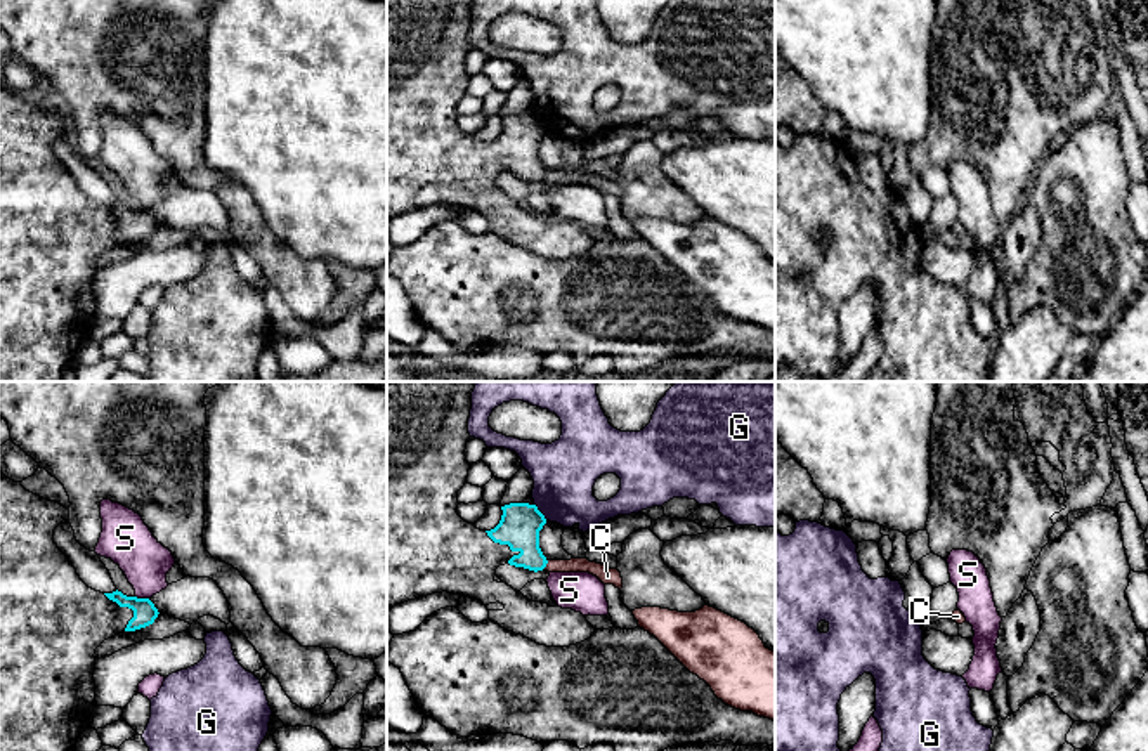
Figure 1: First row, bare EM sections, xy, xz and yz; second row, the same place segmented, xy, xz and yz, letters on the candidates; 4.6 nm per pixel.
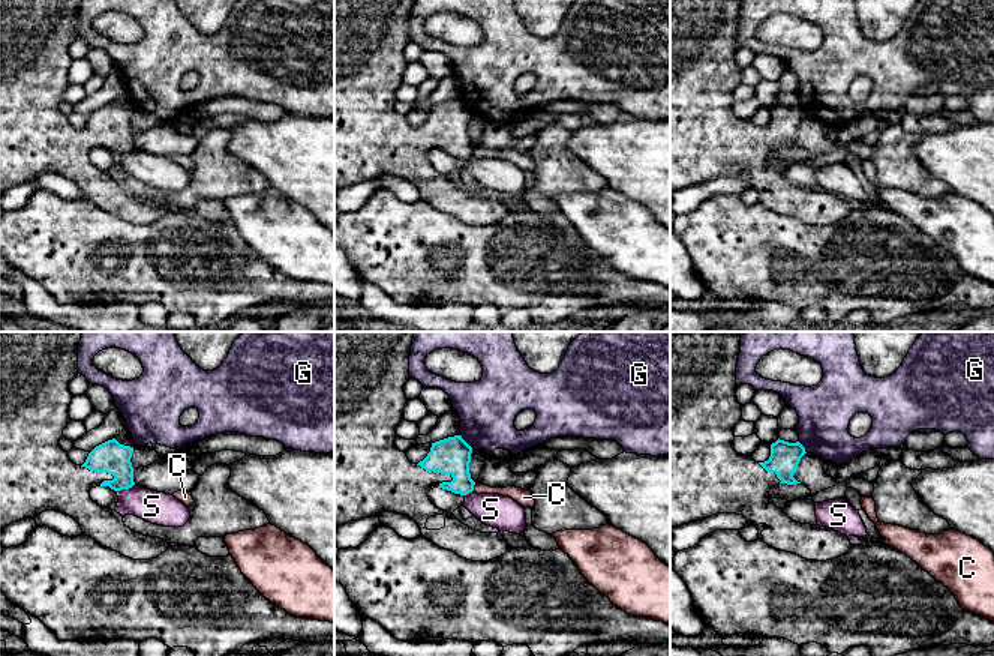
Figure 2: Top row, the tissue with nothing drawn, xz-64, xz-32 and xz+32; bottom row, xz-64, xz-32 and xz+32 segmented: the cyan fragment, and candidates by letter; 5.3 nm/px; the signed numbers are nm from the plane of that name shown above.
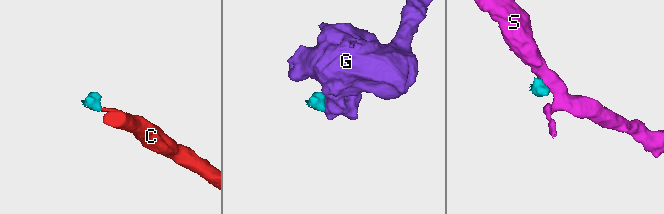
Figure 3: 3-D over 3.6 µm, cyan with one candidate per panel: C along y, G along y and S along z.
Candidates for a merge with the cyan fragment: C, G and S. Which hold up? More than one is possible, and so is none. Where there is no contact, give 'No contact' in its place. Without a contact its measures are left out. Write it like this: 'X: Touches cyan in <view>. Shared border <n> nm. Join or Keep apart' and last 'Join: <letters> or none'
C: Touches cyan in xz. Shared border 50 nm. Keep apart
G: Touches cyan in xz. Shared border 100 nm. Keep apart
S: Touches cyan in xy. Shared border 70 nm. Keep apart
Join: none

